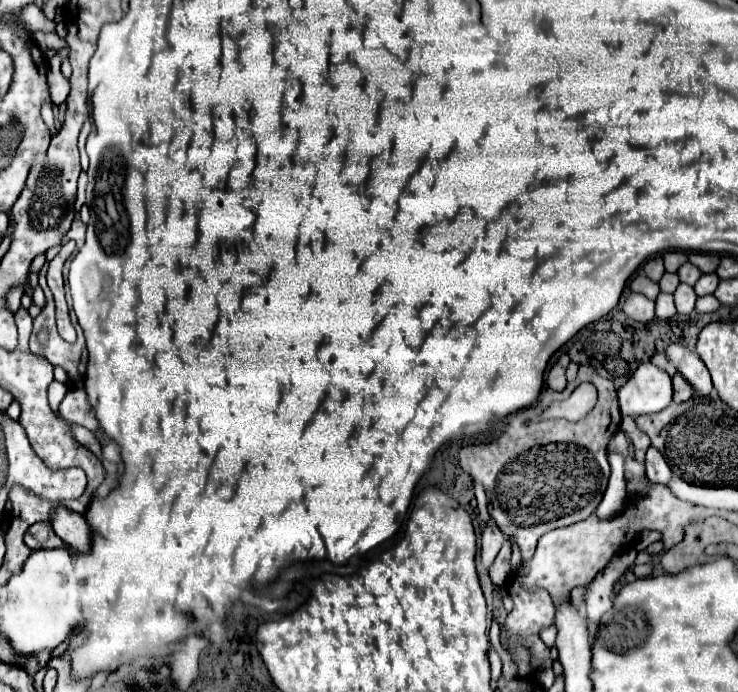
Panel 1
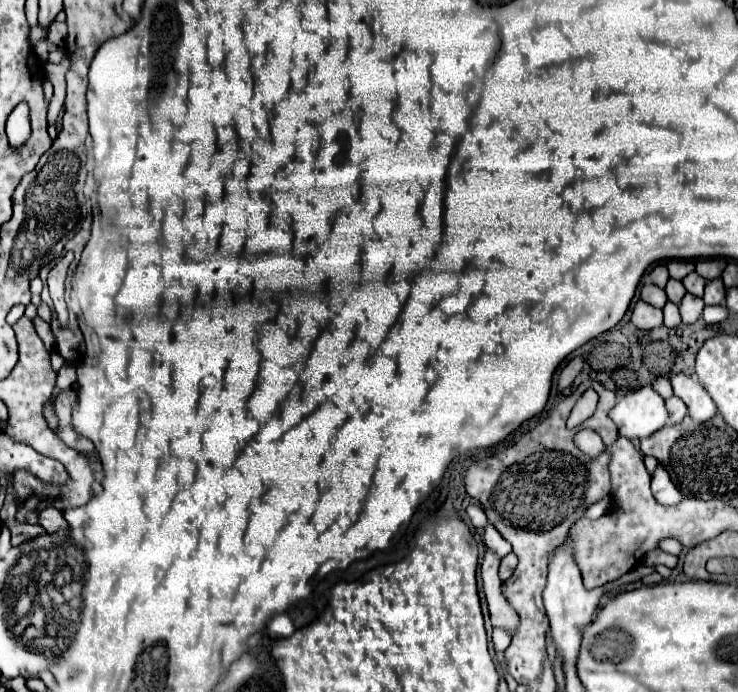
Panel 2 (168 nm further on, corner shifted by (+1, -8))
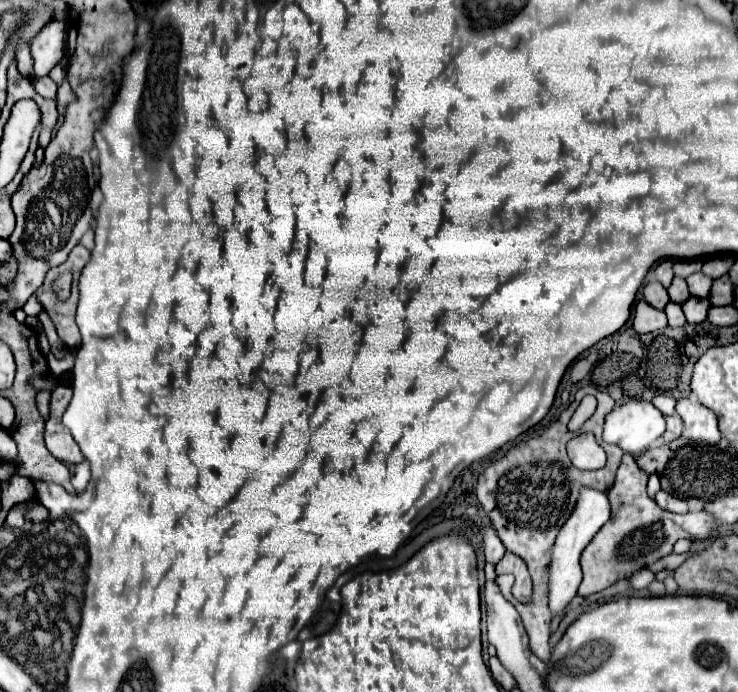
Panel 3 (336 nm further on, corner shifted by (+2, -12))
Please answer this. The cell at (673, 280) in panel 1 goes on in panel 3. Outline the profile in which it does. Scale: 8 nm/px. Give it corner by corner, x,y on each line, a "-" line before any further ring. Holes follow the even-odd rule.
674,278
672,280
672,286
668,288
668,294
670,294
670,300
676,302
676,304
684,304
688,298
690,298
690,292
688,292
688,286
686,286
686,280
684,278

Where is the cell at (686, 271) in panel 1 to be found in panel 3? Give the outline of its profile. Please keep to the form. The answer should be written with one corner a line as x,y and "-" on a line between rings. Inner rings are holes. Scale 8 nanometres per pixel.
696,272
696,274
688,276
686,282
688,282
688,288
690,288
690,294
692,296
702,296
704,298
704,296
708,296
714,280
710,276
702,274
702,272

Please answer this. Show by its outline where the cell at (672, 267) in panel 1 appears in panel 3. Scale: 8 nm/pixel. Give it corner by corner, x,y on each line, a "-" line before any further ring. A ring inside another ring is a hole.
676,260
674,262
674,274
688,278
694,272
700,272
702,268
702,260

